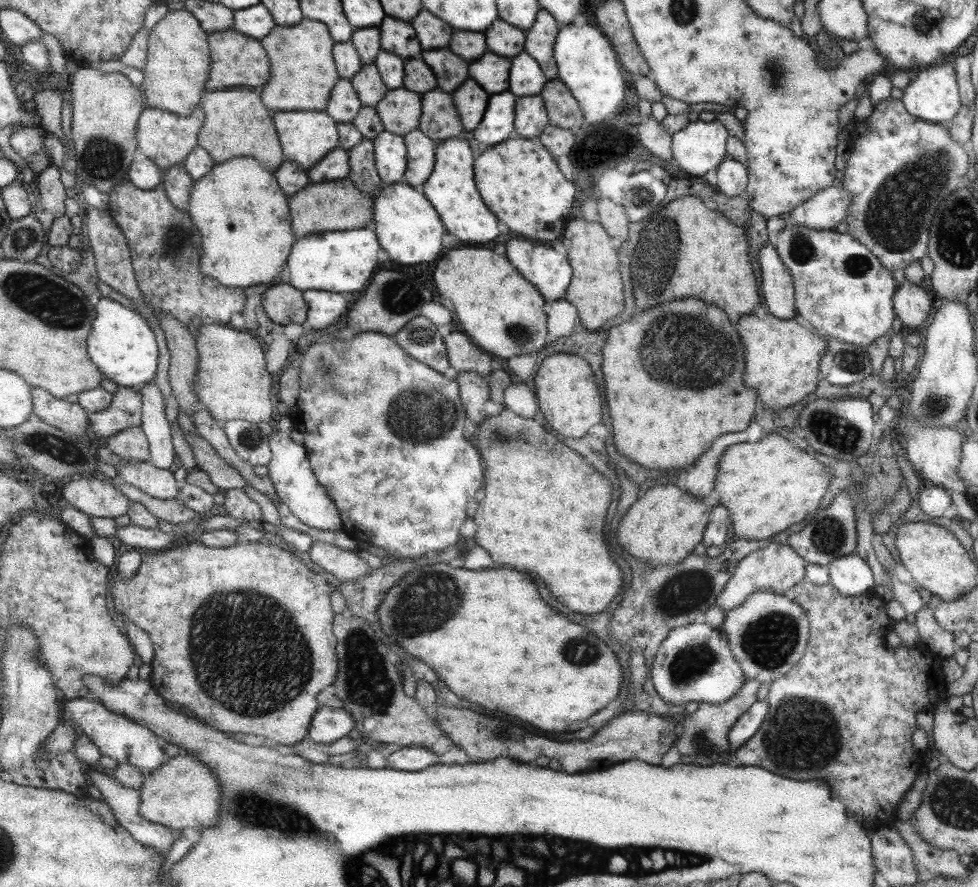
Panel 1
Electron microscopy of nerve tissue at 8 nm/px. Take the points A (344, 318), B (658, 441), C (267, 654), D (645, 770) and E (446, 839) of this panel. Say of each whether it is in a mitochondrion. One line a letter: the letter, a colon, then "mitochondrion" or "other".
A: other
B: other
C: mitochondrion
D: other
E: other

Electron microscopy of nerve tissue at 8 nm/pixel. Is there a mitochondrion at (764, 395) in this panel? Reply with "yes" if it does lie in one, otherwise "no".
no

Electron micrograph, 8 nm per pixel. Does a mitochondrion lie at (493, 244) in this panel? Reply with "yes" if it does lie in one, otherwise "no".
no

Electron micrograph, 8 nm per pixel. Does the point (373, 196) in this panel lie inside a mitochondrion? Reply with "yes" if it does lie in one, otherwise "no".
no

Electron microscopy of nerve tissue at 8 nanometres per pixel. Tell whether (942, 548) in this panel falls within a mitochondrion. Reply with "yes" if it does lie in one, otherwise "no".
no

